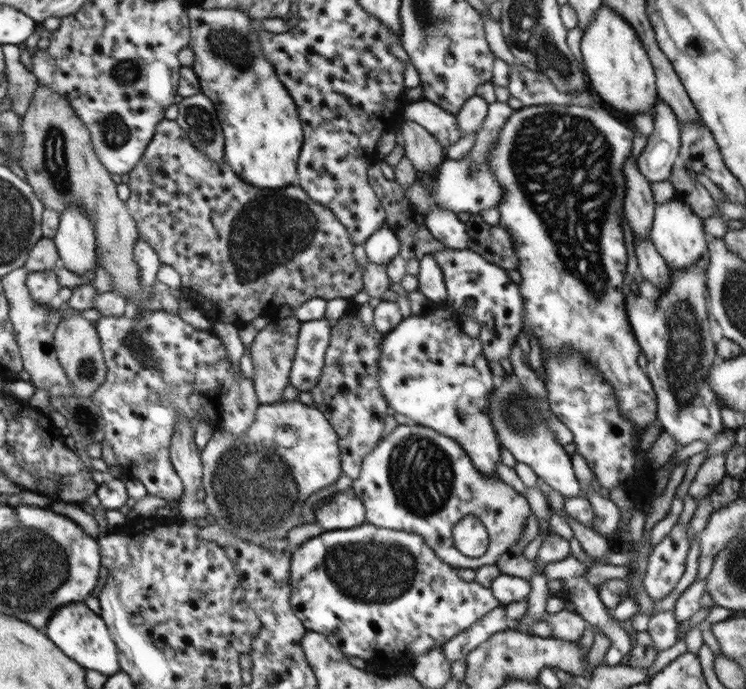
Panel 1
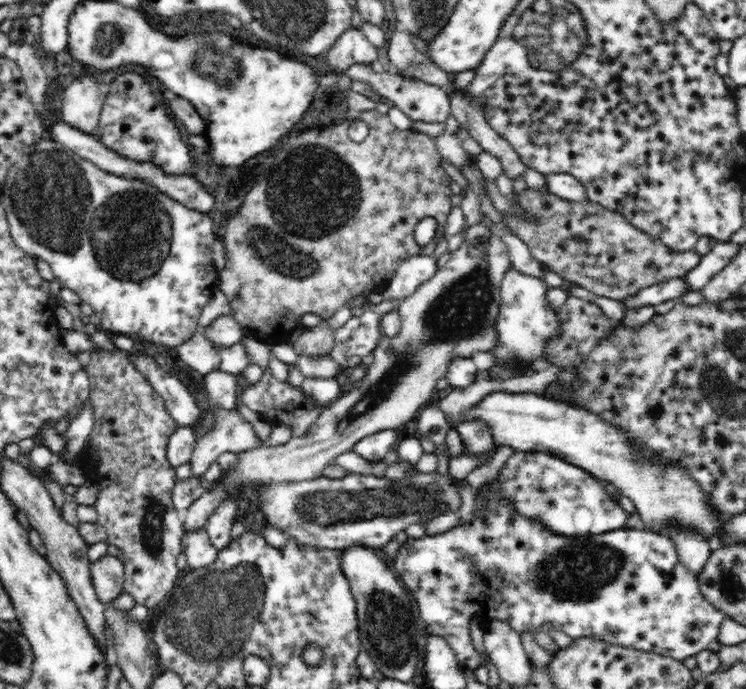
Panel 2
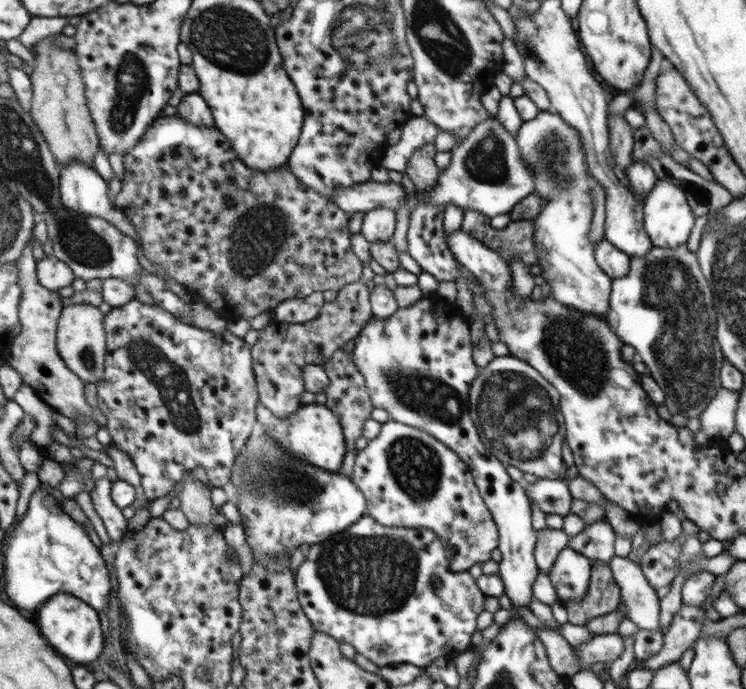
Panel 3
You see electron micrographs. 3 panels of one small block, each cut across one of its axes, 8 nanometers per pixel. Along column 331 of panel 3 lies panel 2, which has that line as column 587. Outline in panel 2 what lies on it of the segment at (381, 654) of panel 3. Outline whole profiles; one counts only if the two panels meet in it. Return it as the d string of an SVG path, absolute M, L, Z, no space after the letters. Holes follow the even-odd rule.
M495 480L484 484L477 490L476 496L476 510L473 519L466 524L458 524L456 527L452 527L445 533L437 533L435 535L425 535L419 539L409 539L398 549L397 556L392 559L392 570L397 574L399 580L412 592L414 600L418 603L419 613L426 622L426 629L430 635L438 635L446 640L446 643L452 648L458 662L464 667L464 669L475 670L480 665L484 665L484 660L478 654L473 646L472 639L470 637L470 621L476 617L481 620L483 624L486 620L492 620L494 618L501 619L508 623L514 631L521 634L523 632L529 632L532 634L536 630L545 629L543 626L546 623L552 624L552 627L556 627L558 631L566 633L573 640L578 638L596 638L597 640L604 640L609 644L615 646L622 646L623 648L632 648L633 650L642 650L646 652L654 652L660 655L666 655L676 660L683 661L689 656L694 656L700 651L708 649L708 645L714 640L717 640L719 628L724 619L727 617L726 613L718 610L709 600L705 599L705 596L700 592L698 583L694 573L680 561L680 555L678 555L678 549L674 546L674 541L670 539L666 534L654 531L648 531L647 529L636 530L614 530L605 532L604 534L598 534L588 537L585 536L560 536L555 534L551 530L547 530L545 526L539 524L531 518L518 515L514 511L514 507L497 493L497 486L495 486ZM490 598L492 604L492 614L490 609L486 609L486 600Z

